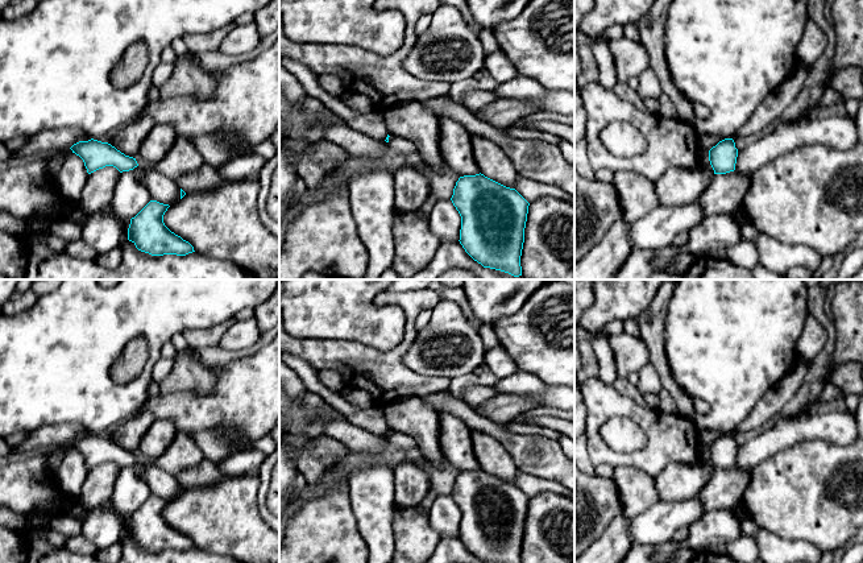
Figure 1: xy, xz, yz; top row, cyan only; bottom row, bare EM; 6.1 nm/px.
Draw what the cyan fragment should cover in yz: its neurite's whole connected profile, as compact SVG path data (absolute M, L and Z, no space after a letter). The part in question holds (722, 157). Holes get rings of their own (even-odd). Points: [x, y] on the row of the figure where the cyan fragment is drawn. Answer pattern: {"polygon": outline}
{"polygon": "M725 138L709 150L709 161L714 174L726 174L735 170L738 149L733 138Z"}

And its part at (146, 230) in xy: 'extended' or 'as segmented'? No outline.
as segmented

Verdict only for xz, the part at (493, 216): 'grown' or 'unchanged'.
unchanged

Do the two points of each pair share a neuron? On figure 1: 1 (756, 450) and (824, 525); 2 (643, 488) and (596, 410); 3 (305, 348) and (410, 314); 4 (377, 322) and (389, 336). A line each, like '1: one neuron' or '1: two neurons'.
1: two neurons
2: two neurons
3: one neuron
4: one neuron

